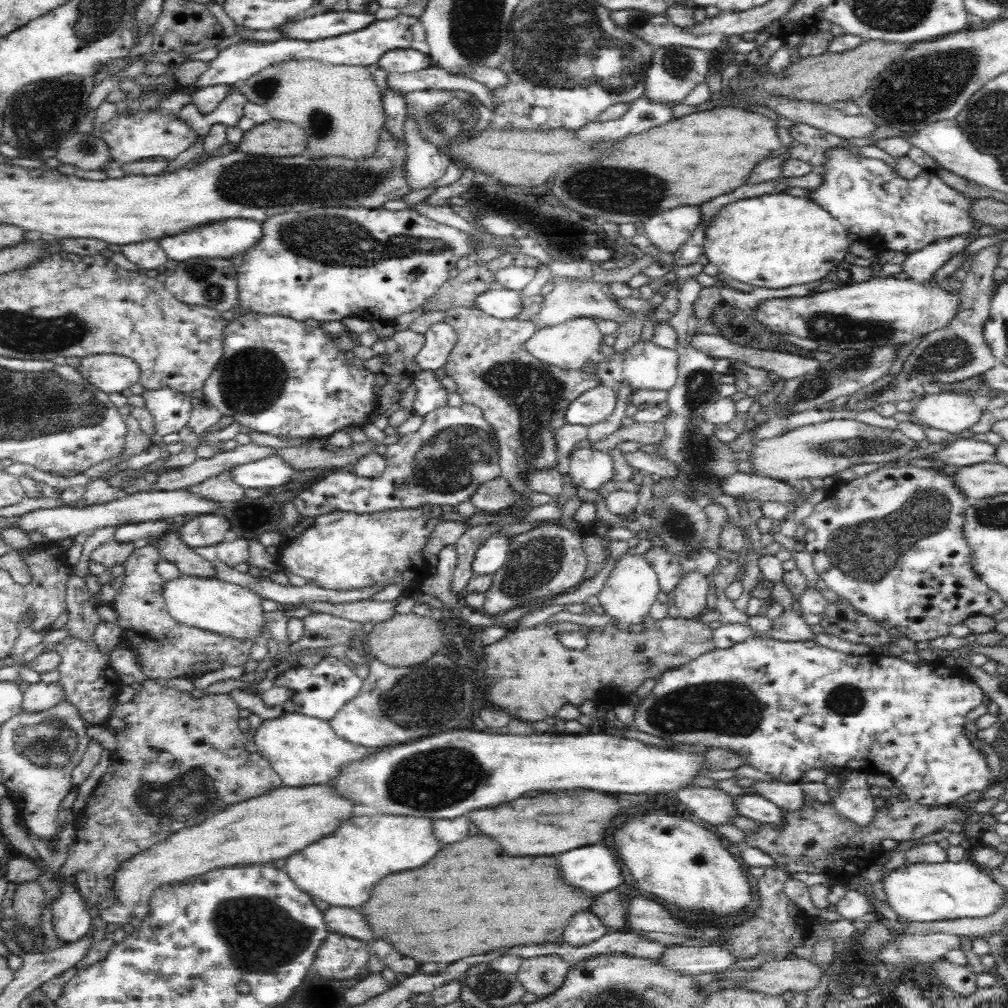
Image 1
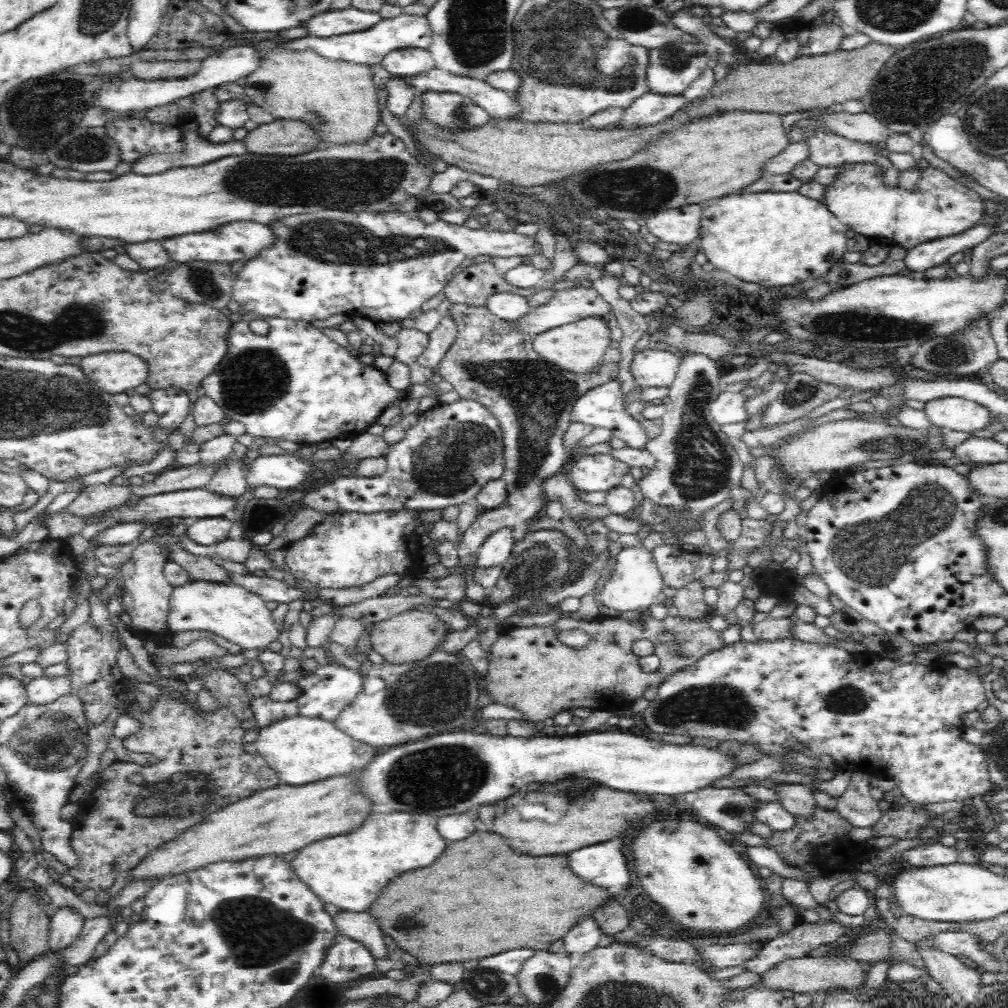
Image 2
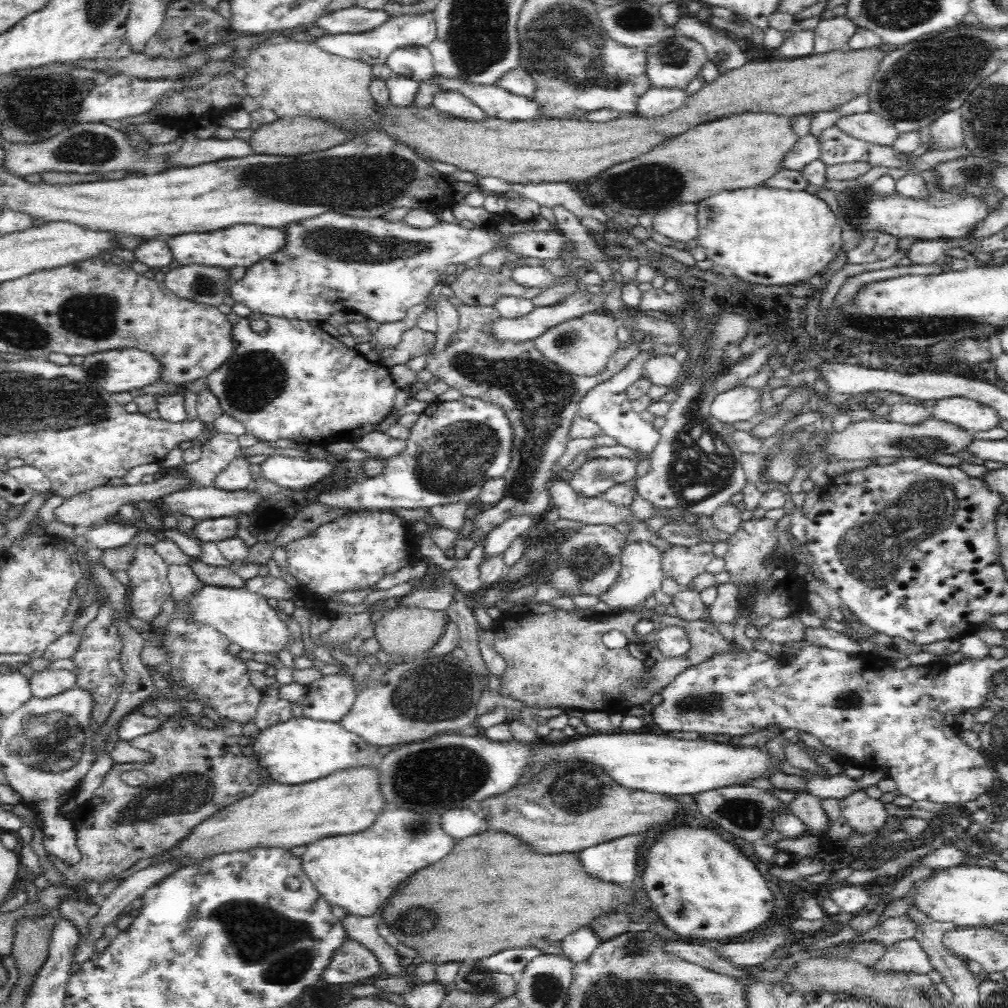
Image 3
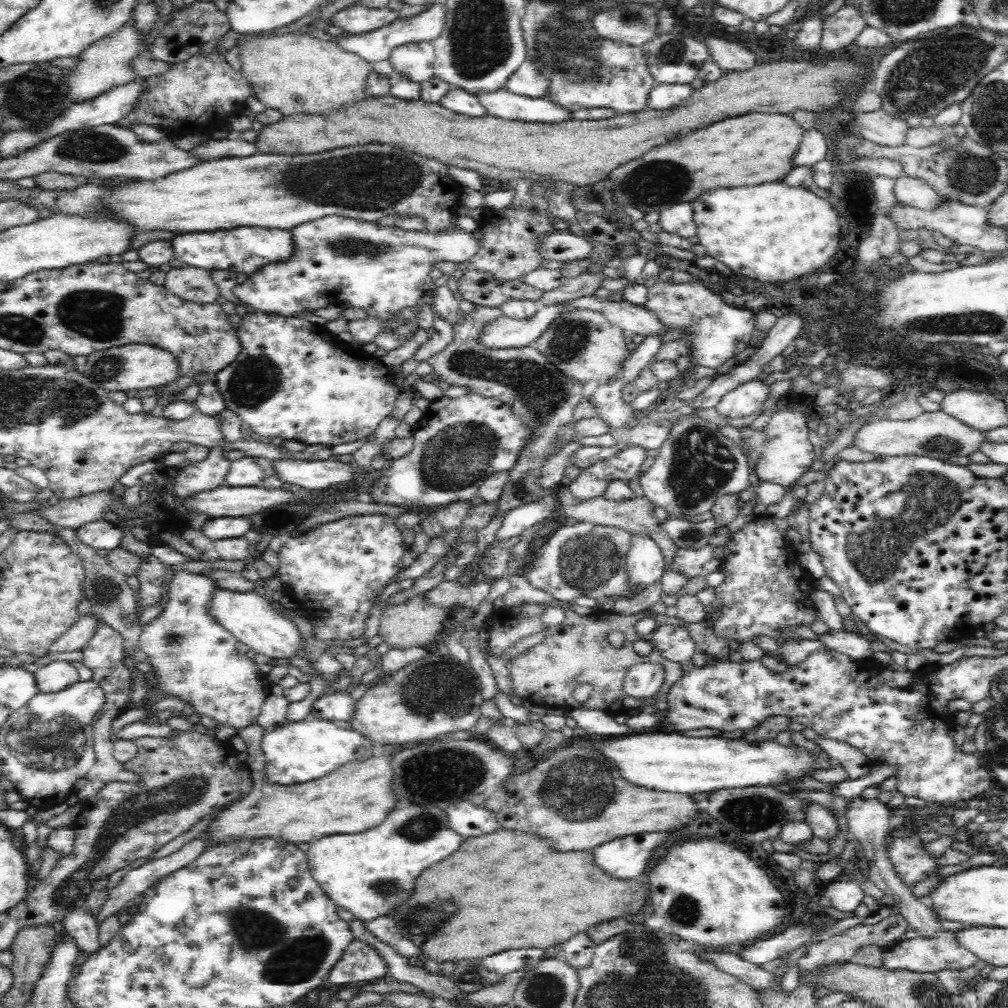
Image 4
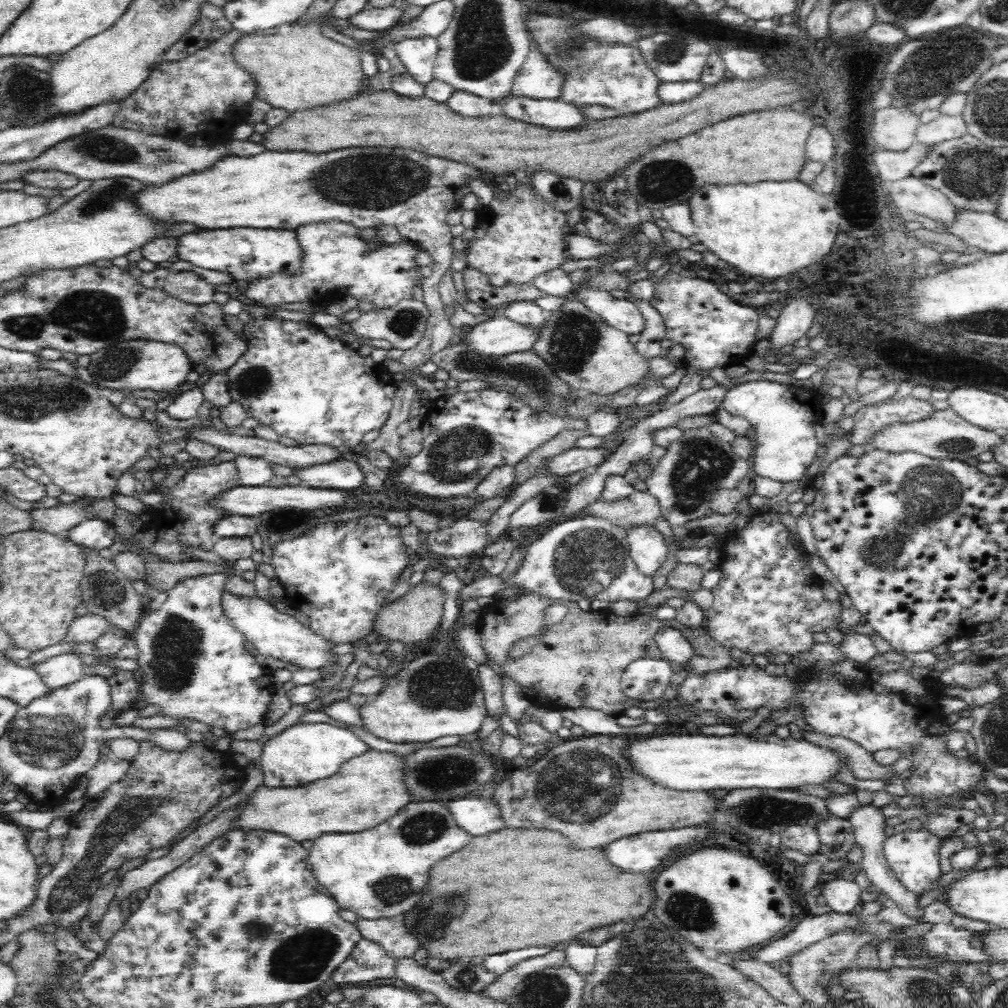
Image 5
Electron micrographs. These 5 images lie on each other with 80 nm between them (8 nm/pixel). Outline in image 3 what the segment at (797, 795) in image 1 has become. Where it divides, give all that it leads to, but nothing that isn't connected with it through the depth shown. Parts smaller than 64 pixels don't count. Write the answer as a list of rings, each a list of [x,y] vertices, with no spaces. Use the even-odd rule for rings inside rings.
[[[793,790],[794,798],[788,803],[788,812],[797,816],[813,832],[820,834],[828,830],[828,816],[820,807],[820,799],[806,790]]]

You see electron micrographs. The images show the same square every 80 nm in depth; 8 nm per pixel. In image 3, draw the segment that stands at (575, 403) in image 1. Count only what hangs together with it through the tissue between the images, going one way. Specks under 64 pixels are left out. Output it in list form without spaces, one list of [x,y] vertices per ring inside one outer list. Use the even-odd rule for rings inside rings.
[[[642,351],[635,359],[627,362],[627,365],[616,376],[591,388],[578,404],[575,415],[575,417],[588,419],[598,424],[602,434],[614,438],[622,446],[644,454],[651,452],[660,435],[650,423],[640,419],[638,413],[632,410],[632,407],[630,407],[631,401],[626,397],[626,389],[641,378],[642,364],[644,364],[646,358],[650,358],[652,355],[653,353]]]

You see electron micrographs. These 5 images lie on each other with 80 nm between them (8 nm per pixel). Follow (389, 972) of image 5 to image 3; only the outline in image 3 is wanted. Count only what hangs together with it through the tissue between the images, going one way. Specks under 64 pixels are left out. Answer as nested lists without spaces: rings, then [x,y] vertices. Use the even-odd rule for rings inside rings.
[[[347,937],[341,947],[334,951],[321,978],[332,985],[356,982],[374,976],[380,965],[370,949]]]

